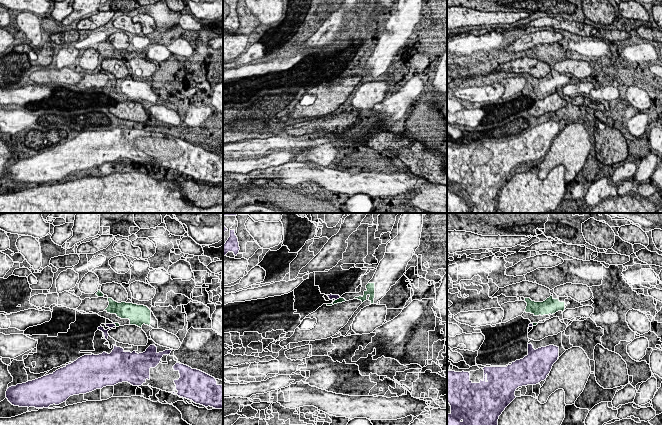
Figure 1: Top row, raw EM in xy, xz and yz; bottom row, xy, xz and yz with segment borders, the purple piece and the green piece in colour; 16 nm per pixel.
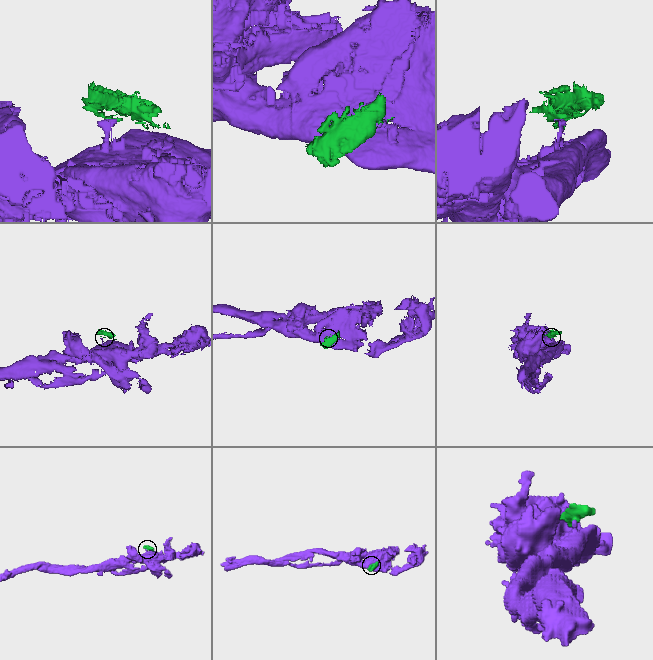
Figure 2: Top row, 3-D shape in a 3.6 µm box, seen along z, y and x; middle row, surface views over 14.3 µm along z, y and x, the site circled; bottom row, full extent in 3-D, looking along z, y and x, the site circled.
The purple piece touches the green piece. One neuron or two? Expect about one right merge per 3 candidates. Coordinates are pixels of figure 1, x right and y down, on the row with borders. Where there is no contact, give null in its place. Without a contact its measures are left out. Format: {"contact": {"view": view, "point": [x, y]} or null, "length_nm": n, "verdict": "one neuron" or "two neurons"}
{"contact": {"view": "xz", "point": [337, 298]}, "length_nm": 100, "verdict": "two neurons"}

